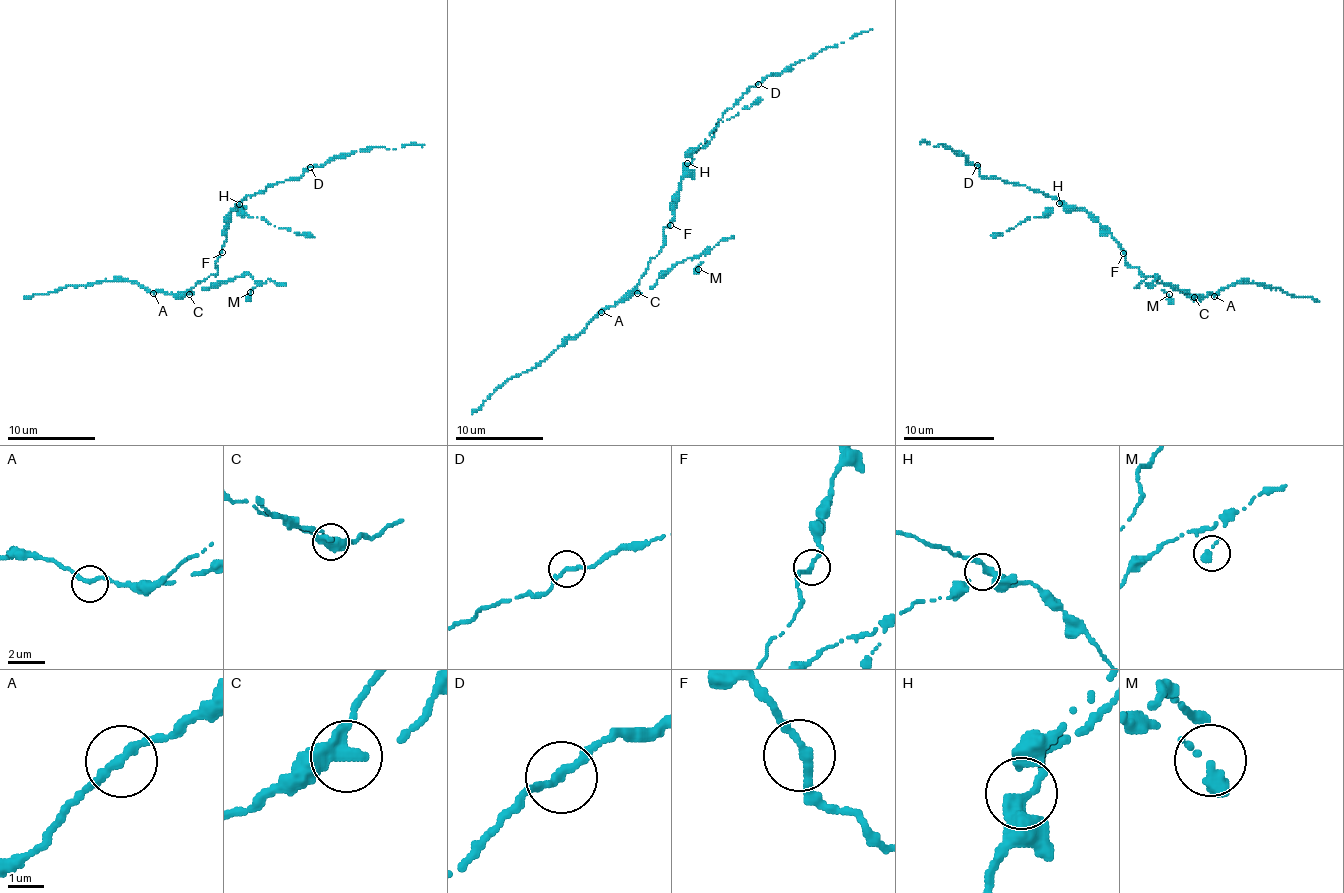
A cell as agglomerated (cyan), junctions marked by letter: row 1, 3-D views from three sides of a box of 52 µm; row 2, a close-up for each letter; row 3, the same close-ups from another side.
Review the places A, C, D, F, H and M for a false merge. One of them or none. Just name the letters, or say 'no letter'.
no letter

